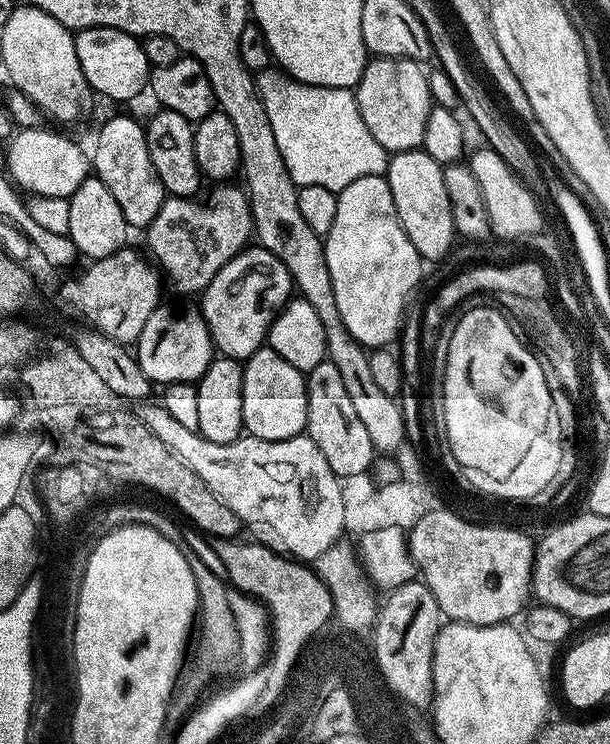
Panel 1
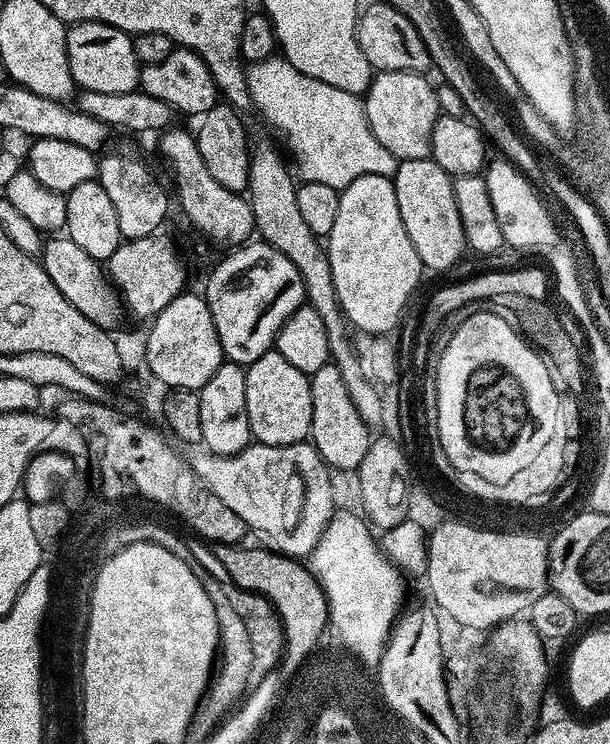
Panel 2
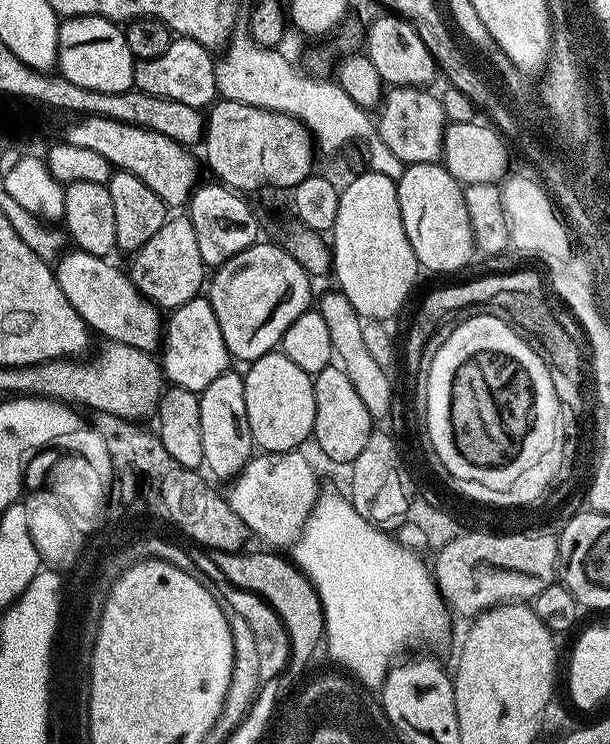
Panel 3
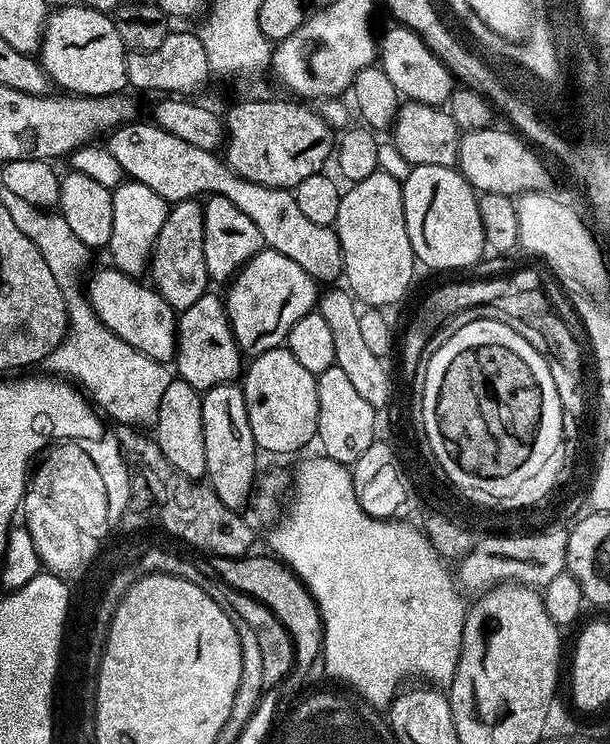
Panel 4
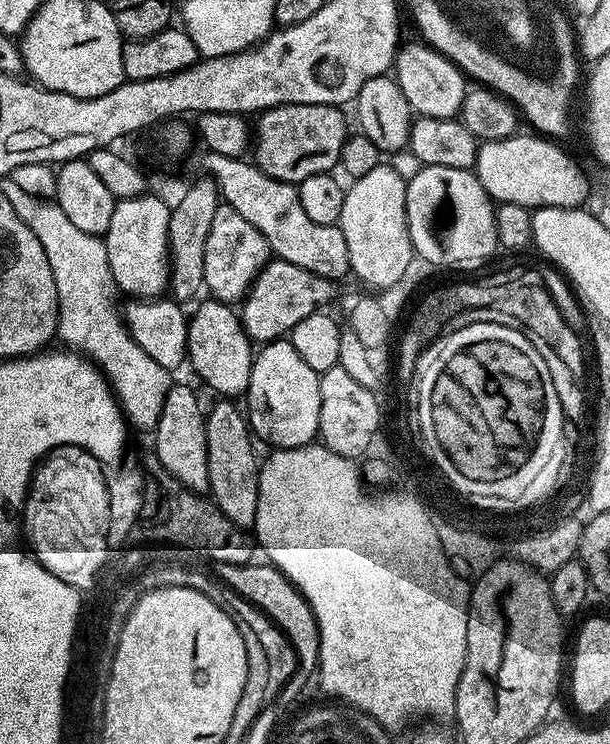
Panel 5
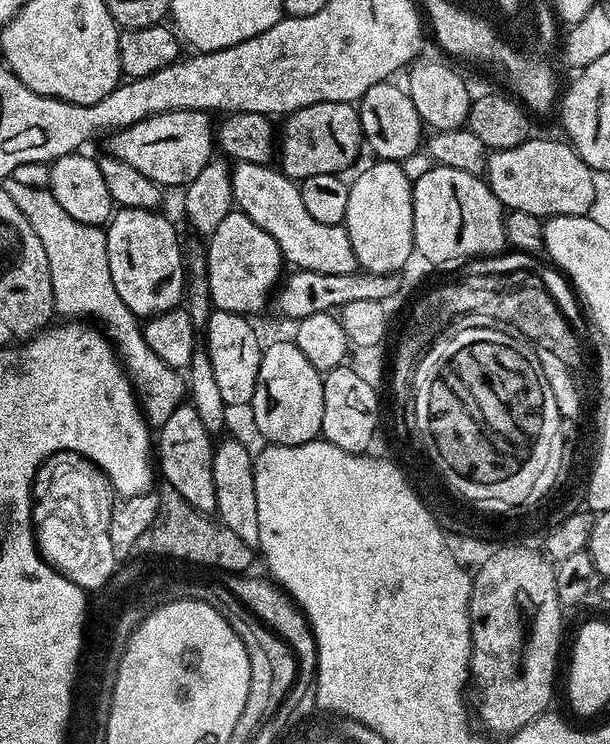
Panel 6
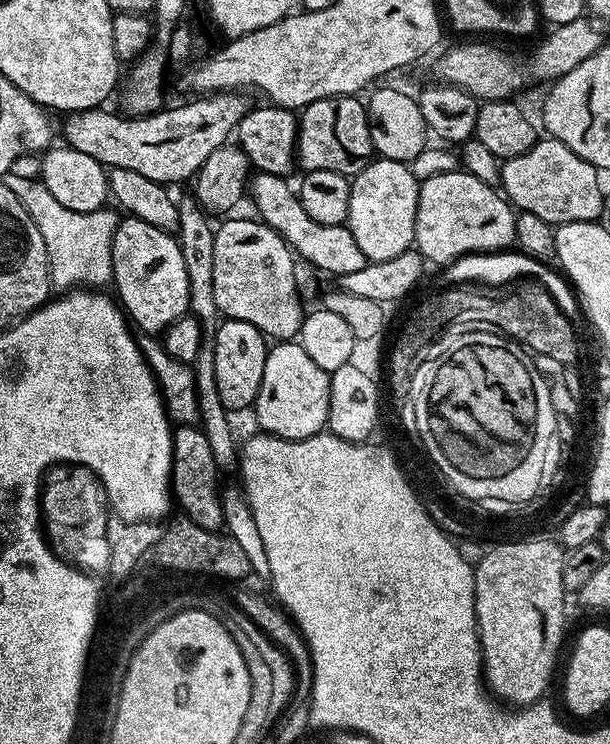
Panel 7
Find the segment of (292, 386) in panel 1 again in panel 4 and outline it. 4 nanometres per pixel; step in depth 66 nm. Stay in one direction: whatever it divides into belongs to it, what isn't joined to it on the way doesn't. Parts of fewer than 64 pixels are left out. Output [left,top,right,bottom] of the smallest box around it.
[242,346,318,456]

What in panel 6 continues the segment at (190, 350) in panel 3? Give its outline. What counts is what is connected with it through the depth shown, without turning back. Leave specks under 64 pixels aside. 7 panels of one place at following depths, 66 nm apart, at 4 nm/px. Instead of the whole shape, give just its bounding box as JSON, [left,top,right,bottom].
[206,310,262,410]

